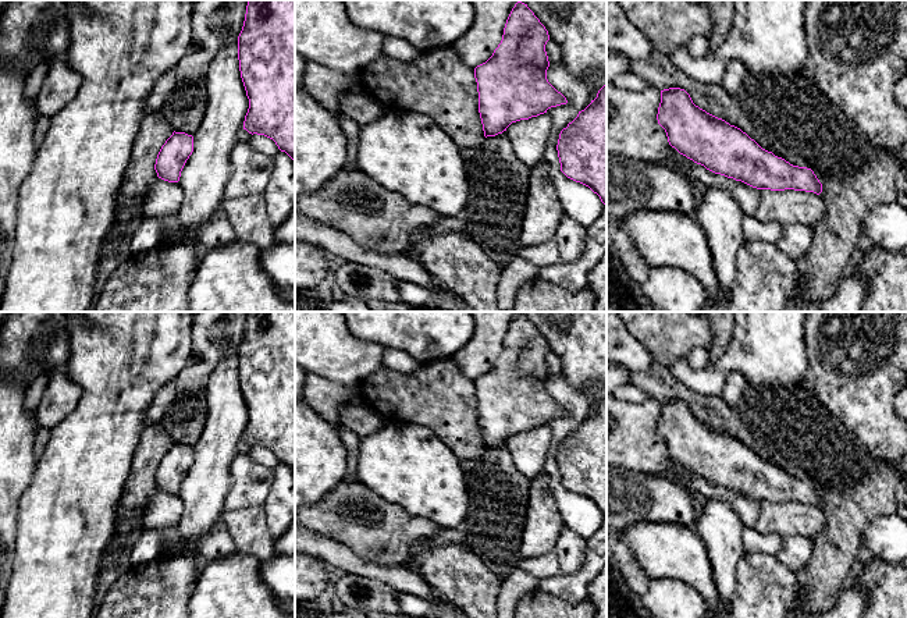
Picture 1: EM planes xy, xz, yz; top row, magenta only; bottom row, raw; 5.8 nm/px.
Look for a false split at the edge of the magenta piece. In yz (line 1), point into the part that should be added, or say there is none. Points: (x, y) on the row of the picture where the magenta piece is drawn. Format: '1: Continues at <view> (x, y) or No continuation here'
1: No continuation here

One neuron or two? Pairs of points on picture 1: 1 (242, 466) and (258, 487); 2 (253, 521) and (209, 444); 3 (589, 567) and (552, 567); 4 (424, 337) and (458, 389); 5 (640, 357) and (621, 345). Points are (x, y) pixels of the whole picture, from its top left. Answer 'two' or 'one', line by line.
1: one
2: two
3: two
4: two
5: one

